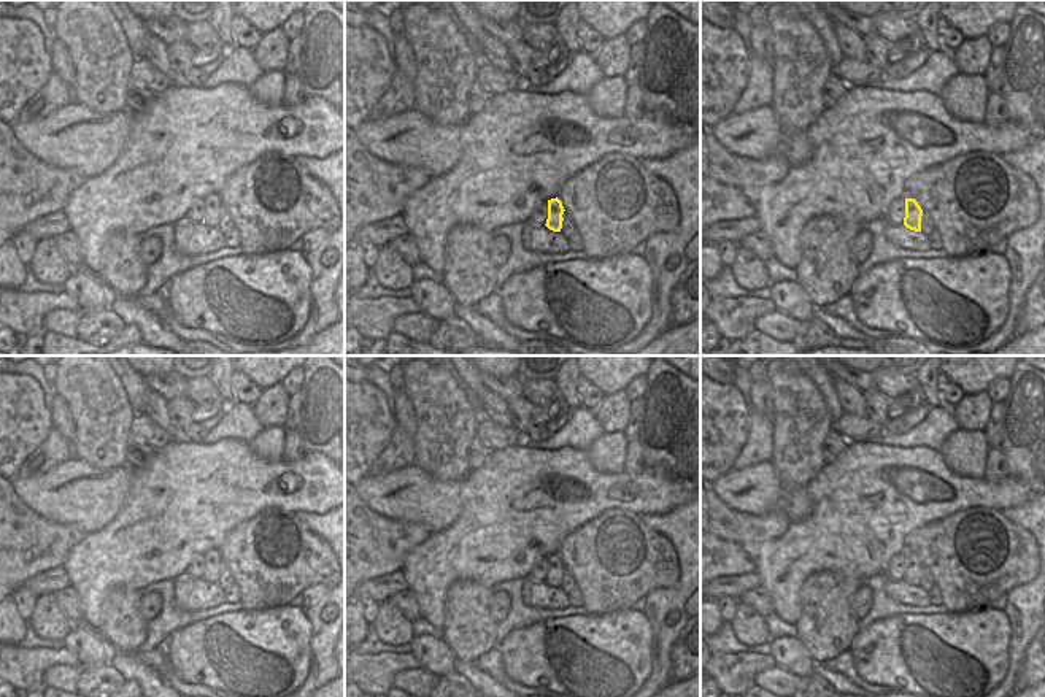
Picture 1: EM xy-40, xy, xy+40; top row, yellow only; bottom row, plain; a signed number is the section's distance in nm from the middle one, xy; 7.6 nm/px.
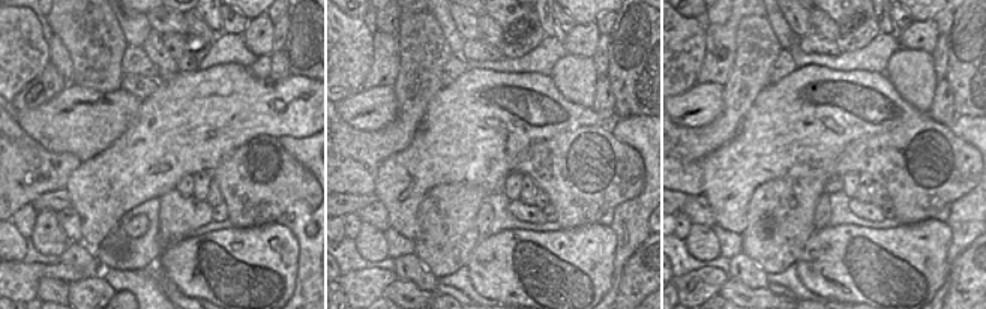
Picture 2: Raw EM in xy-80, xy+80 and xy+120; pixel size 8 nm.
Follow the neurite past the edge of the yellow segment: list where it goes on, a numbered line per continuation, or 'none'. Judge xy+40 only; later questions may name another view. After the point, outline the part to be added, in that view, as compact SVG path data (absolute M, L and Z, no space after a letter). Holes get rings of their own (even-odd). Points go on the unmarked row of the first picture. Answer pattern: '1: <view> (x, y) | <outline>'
none

